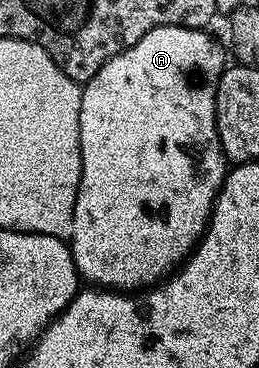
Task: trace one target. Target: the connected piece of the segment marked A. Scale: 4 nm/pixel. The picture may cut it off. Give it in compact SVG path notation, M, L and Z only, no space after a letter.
M191 24L155 26L149 32L145 32L145 36L137 40L137 44L111 57L82 87L83 95L79 113L81 180L75 197L69 245L75 266L79 269L80 279L87 281L88 278L91 281L88 283L96 287L110 288L116 292L139 292L156 285L160 280L166 279L194 251L206 231L207 223L211 221L215 197L219 194L229 169L229 163L227 157L223 155L215 127L215 86L224 72L225 61L223 62L222 48L205 31L195 29L199 28Z

